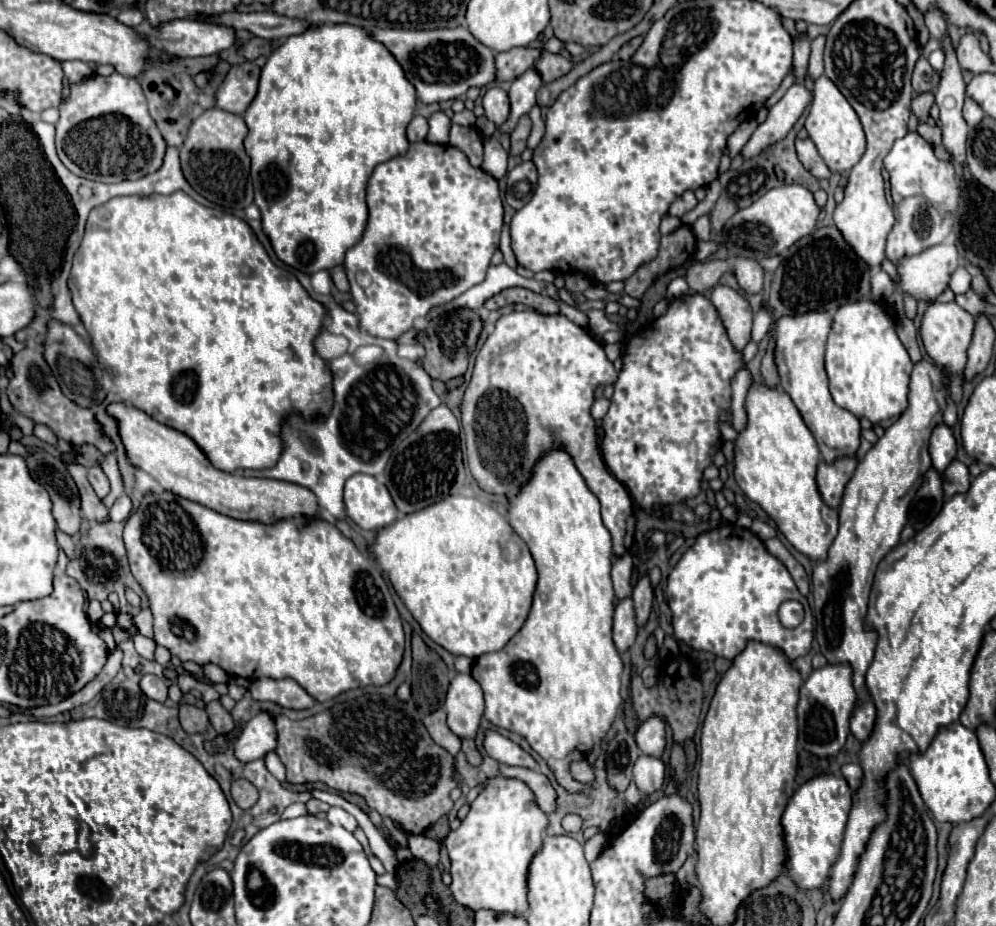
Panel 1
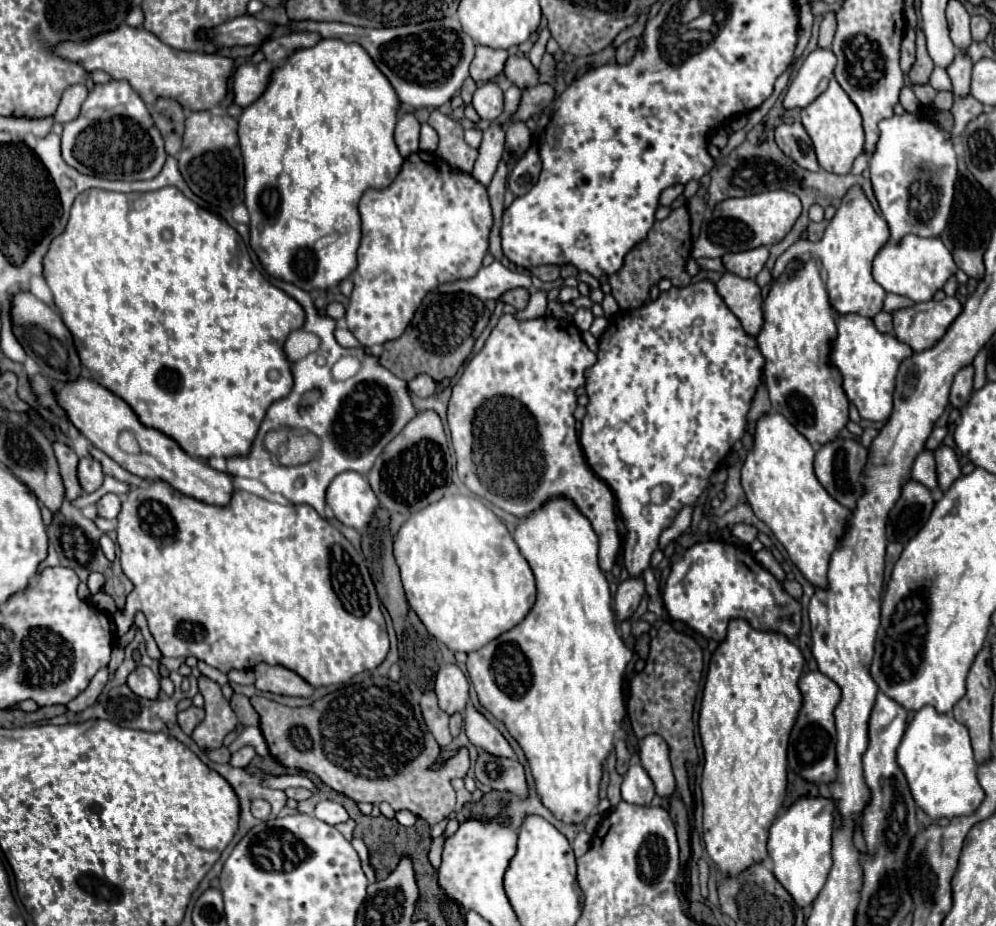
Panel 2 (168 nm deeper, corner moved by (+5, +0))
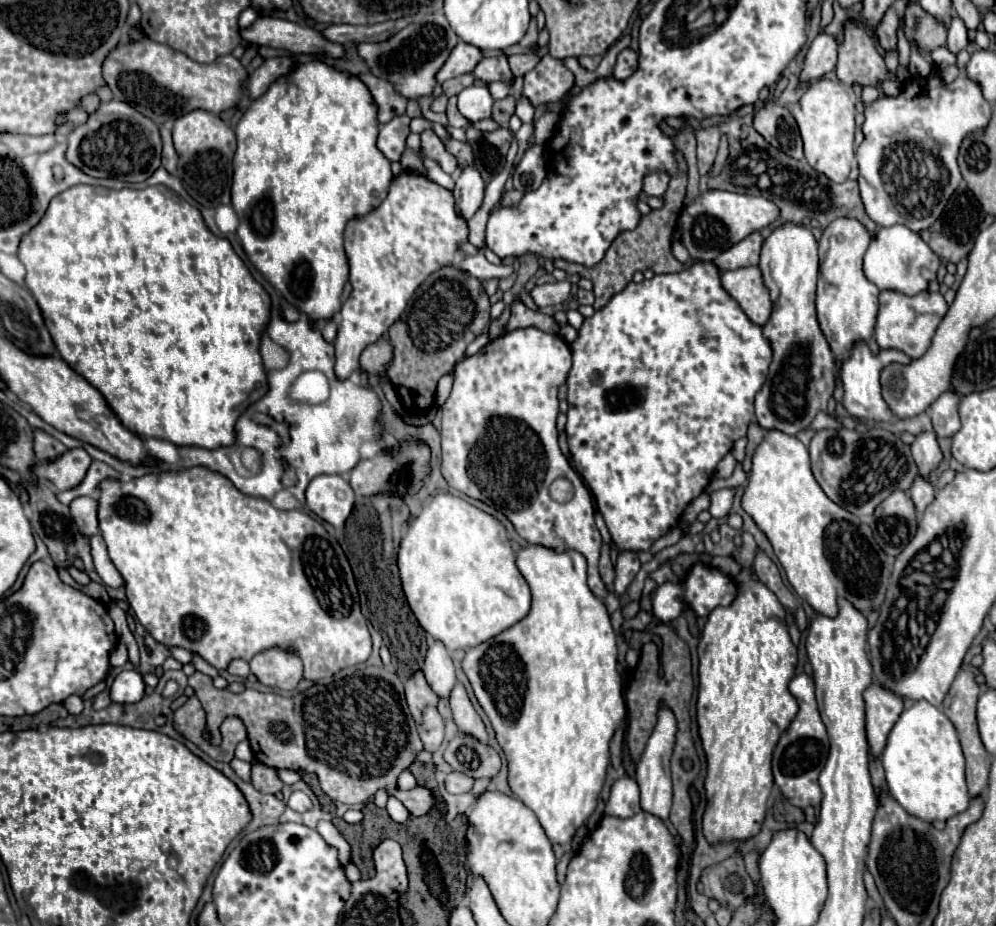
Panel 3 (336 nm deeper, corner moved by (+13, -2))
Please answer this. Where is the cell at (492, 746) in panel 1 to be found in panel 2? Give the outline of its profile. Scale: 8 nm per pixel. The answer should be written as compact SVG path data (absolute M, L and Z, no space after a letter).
M467 703L465 707L465 731L475 747L481 747L491 755L501 755L501 757L515 755L507 739L471 703Z

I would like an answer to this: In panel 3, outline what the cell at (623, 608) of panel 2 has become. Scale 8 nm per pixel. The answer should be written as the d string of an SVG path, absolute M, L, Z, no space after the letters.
M631 551L619 553L619 559L617 559L617 565L615 565L615 587L613 587L617 597L627 593L627 589L633 583L639 569L641 569L641 563L639 563L635 553L631 553Z

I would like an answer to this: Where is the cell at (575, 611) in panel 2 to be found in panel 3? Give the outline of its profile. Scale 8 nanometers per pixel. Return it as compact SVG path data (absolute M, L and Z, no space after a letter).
M525 545L515 553L515 557L517 557L517 567L519 567L521 575L525 577L525 581L529 583L529 589L531 589L531 595L533 595L531 611L527 613L527 617L523 617L513 627L505 629L503 633L495 635L493 639L485 641L481 645L469 649L461 667L463 667L463 673L467 675L467 679L473 687L473 693L475 693L479 705L487 713L487 717L489 717L495 733L497 733L499 745L505 751L505 757L507 757L507 763L509 763L509 787L511 787L511 791L515 793L515 797L519 797L537 815L537 819L539 819L541 827L545 829L547 837L551 839L551 843L569 843L573 839L575 831L595 811L597 797L599 797L599 791L603 787L607 765L609 765L609 741L611 741L617 725L627 715L621 677L619 677L619 671L617 671L617 635L611 627L609 613L607 613L603 601L599 597L595 597L593 591L587 585L587 561L581 553L577 553L575 549L567 549L565 553L557 553L555 549L545 549L543 545Z

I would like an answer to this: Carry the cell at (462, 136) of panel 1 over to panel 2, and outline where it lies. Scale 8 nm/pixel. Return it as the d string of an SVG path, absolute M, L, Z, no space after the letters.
M437 109L431 111L427 123L439 135L439 147L437 147L435 153L443 161L447 161L453 169L457 169L461 173L469 173L473 169L475 159L477 159L477 149L473 149L465 143L463 127Z

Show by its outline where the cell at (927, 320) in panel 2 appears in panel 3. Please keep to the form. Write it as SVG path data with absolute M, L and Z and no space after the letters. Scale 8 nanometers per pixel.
M881 291L879 295L879 315L875 325L875 339L881 349L899 349L911 359L921 357L931 345L931 337L947 313L947 303L941 293L921 291L915 297L907 297L897 291Z

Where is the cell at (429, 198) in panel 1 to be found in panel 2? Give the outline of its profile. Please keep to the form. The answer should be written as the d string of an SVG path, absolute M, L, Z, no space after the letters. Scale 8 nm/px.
M417 151L409 155L399 175L387 189L363 193L359 201L359 215L363 237L357 251L359 265L353 271L355 289L351 293L345 319L349 331L363 347L383 345L385 341L401 337L423 297L441 283L475 275L489 249L493 215L487 189L481 187L481 183L477 183L471 175L449 167L449 163L435 153Z

